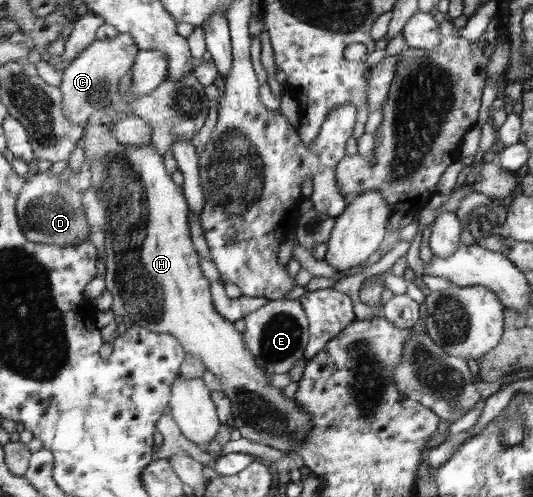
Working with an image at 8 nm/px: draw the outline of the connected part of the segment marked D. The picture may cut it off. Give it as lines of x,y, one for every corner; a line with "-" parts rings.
48,171
28,176
16,203
21,229
27,234
29,241
34,240
39,244
53,244
63,247
79,246
73,242
87,237
94,231
86,220
82,208
82,198
83,192
77,187
71,189
67,182
61,180
61,173
51,174

